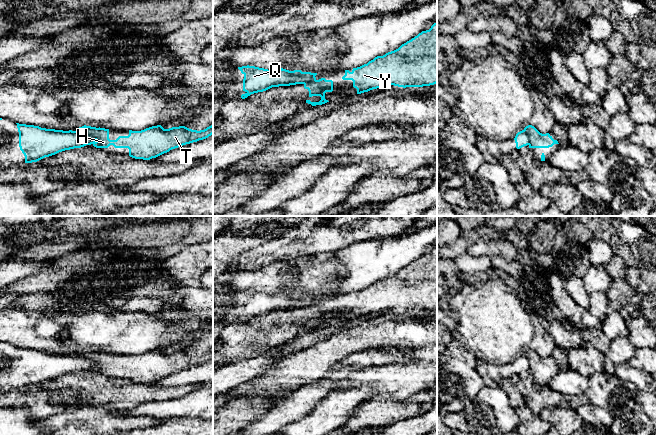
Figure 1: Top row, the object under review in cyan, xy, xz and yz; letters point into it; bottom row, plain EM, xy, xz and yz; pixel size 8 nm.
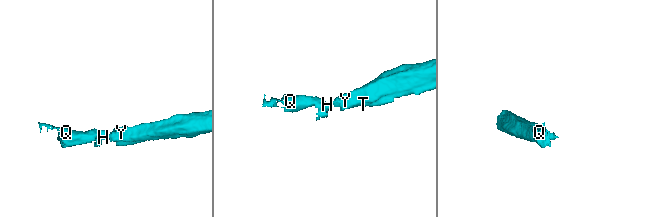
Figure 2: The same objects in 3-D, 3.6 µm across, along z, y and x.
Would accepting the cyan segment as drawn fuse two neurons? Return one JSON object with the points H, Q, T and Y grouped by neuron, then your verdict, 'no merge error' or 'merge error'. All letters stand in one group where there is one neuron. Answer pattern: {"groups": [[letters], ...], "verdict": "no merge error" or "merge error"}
{"groups": [["H", "T", "Y"], ["Q"]], "verdict": "merge error"}

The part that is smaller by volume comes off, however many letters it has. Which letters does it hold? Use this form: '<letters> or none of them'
Q

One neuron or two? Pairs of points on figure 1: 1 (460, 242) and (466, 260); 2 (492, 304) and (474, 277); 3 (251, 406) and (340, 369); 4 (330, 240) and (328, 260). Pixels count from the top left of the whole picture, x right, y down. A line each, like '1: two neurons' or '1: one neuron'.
1: two neurons
2: two neurons
3: two neurons
4: two neurons

